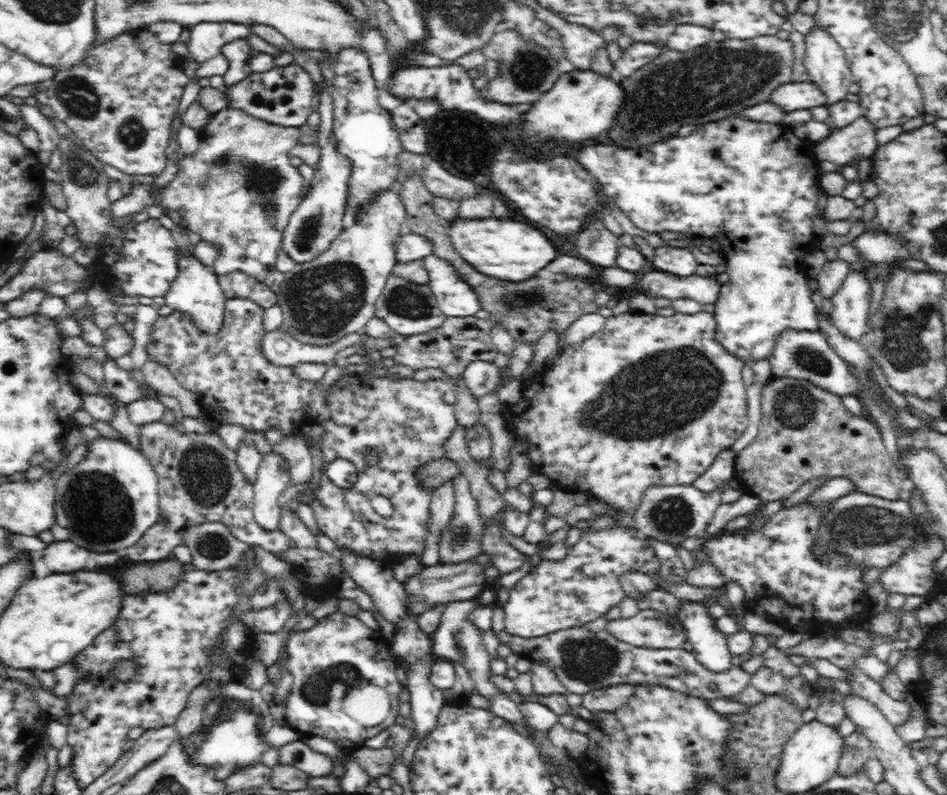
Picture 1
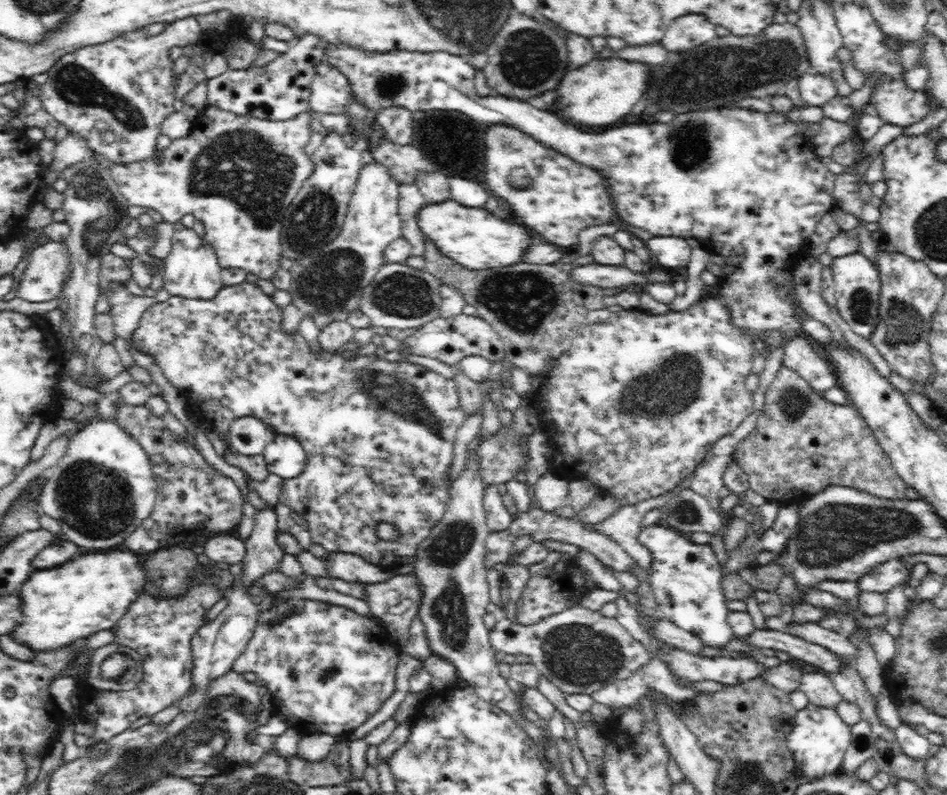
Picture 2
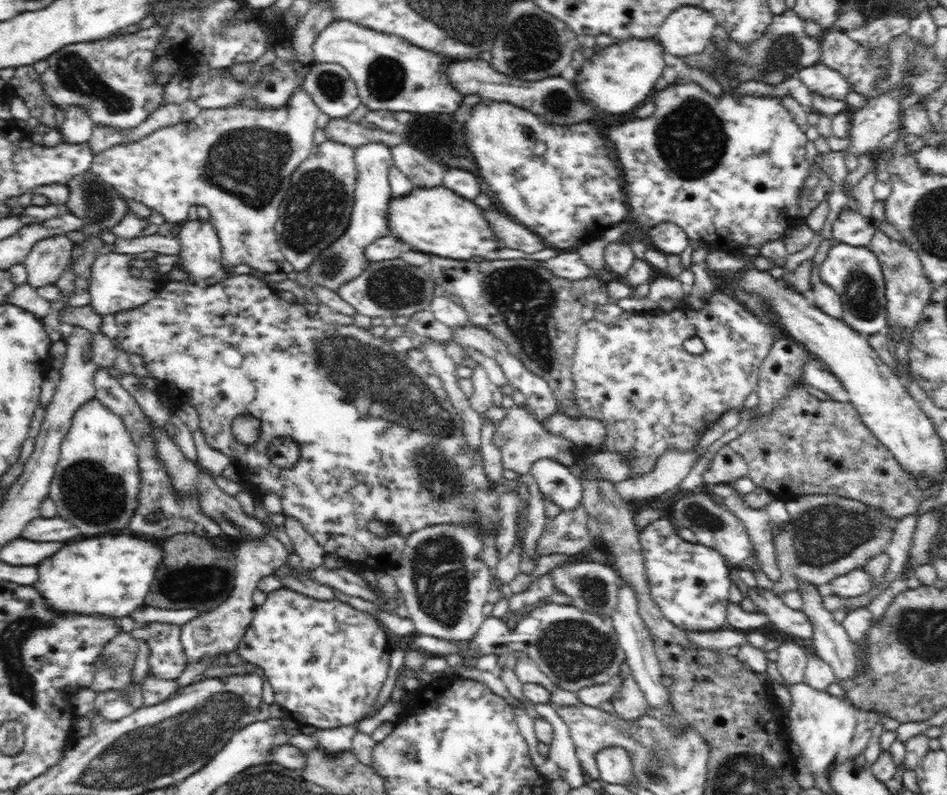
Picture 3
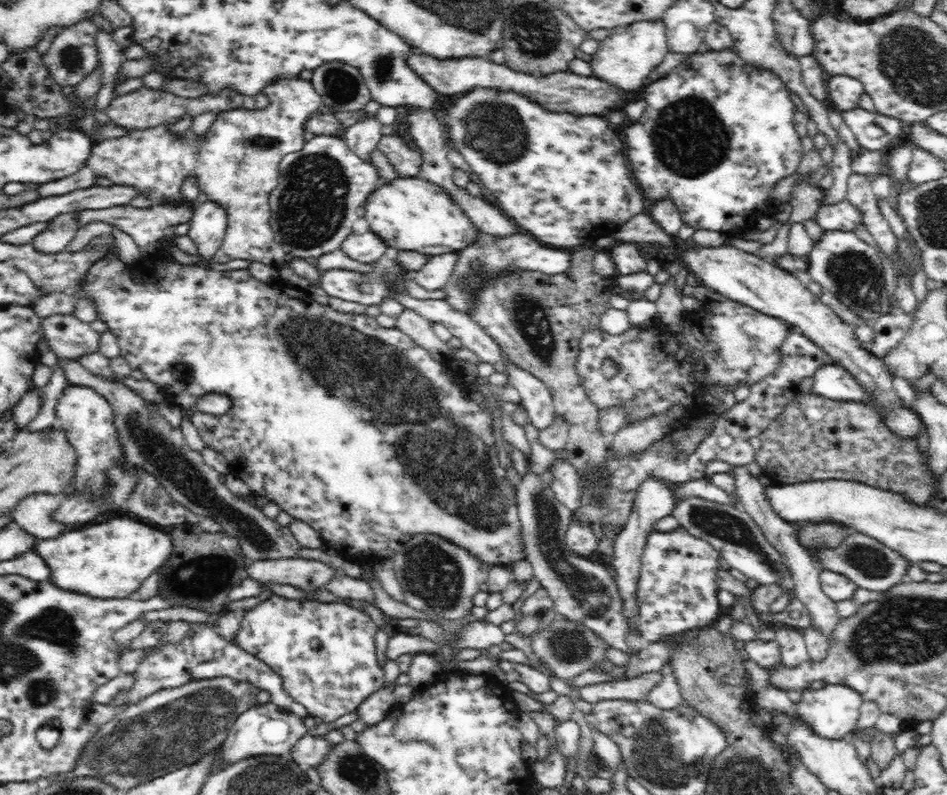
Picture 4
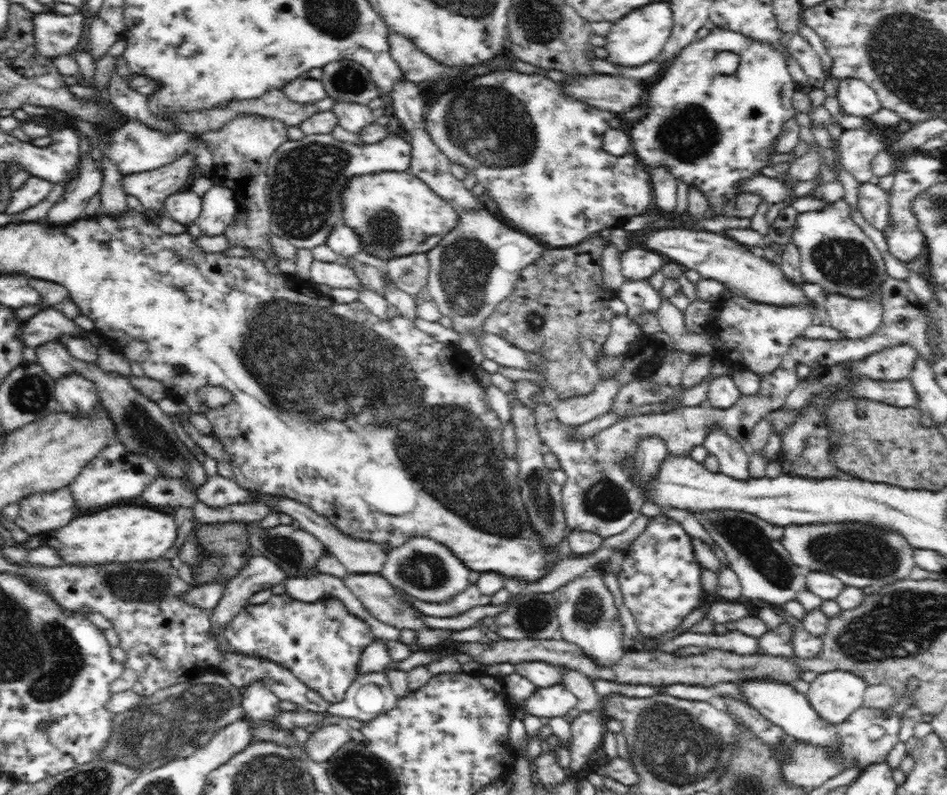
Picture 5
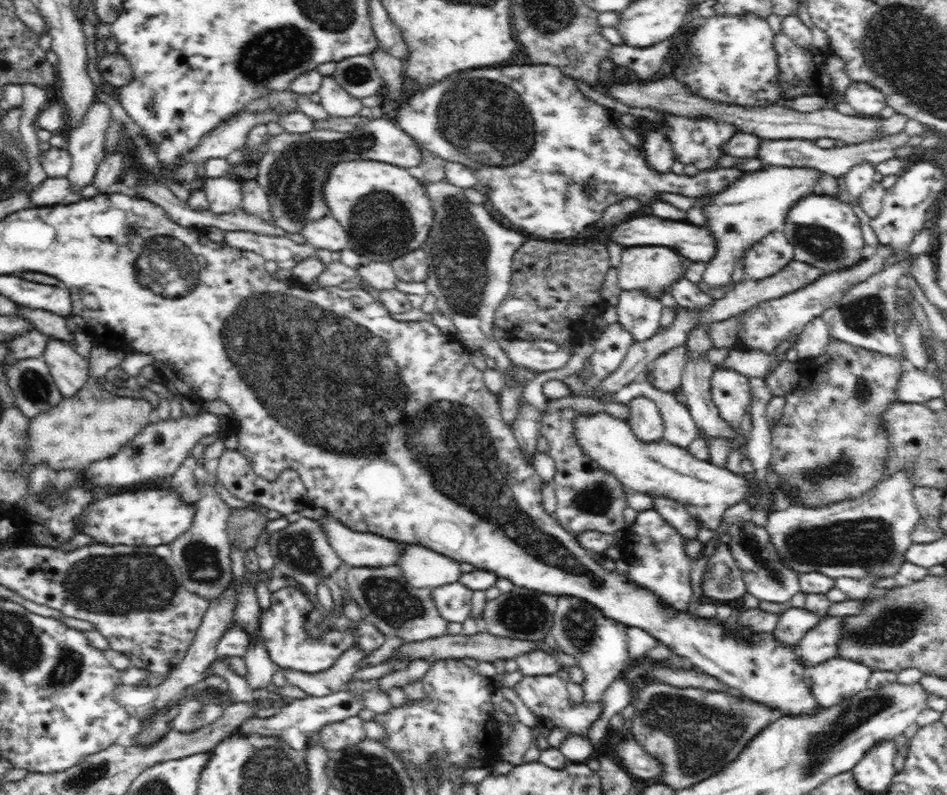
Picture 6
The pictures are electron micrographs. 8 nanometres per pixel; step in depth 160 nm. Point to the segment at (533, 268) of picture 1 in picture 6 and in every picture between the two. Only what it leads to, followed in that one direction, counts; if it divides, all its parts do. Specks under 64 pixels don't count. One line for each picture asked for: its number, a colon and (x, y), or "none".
2: (474, 238)
3: (436, 221)
4: (411, 214)
5: (395, 214)
6: (385, 210)

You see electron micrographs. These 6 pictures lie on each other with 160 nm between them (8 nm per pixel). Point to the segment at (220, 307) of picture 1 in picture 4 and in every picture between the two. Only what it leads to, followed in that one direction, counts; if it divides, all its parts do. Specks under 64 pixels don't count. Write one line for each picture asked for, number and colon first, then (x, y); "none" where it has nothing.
2: (191, 270)
3: (200, 250)
4: (208, 223)

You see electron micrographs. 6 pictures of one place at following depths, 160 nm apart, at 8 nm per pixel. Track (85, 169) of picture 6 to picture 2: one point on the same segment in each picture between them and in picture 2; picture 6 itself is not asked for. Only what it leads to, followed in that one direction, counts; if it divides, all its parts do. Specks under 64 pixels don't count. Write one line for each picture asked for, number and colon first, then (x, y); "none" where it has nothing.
2: (42, 280)
3: (45, 263)
4: (61, 230)
5: (72, 205)

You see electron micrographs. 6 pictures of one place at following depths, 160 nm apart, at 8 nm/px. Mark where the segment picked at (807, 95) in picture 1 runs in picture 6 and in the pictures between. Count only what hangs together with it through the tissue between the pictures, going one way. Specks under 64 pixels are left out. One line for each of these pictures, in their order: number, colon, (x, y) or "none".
2: (816, 89)
3: (821, 80)
4: (845, 92)
5: (855, 97)
6: (867, 101)

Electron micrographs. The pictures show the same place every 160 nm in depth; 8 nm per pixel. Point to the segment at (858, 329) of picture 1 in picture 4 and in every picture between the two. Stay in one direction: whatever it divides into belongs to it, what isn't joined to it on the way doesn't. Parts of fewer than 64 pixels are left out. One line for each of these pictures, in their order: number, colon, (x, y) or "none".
2: (857, 283)
3: (855, 273)
4: (840, 262)

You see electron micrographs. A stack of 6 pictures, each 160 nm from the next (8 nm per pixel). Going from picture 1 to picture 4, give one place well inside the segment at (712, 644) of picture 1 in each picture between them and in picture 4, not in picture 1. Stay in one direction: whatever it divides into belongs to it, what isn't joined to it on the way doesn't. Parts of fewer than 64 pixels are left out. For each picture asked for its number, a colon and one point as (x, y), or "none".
2: (686, 578)
3: (689, 582)
4: (678, 587)

